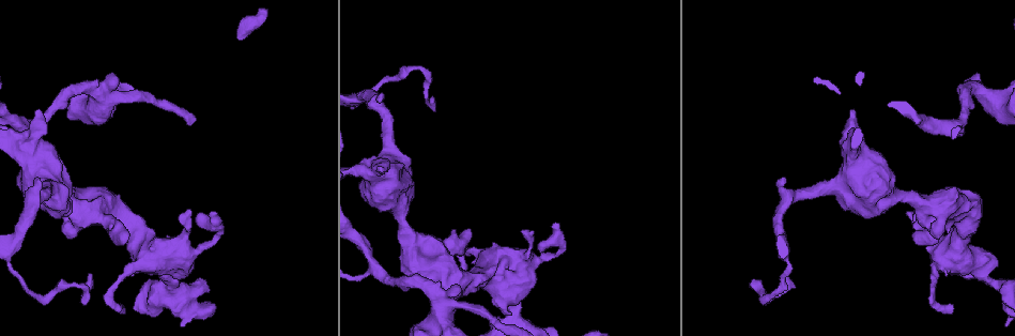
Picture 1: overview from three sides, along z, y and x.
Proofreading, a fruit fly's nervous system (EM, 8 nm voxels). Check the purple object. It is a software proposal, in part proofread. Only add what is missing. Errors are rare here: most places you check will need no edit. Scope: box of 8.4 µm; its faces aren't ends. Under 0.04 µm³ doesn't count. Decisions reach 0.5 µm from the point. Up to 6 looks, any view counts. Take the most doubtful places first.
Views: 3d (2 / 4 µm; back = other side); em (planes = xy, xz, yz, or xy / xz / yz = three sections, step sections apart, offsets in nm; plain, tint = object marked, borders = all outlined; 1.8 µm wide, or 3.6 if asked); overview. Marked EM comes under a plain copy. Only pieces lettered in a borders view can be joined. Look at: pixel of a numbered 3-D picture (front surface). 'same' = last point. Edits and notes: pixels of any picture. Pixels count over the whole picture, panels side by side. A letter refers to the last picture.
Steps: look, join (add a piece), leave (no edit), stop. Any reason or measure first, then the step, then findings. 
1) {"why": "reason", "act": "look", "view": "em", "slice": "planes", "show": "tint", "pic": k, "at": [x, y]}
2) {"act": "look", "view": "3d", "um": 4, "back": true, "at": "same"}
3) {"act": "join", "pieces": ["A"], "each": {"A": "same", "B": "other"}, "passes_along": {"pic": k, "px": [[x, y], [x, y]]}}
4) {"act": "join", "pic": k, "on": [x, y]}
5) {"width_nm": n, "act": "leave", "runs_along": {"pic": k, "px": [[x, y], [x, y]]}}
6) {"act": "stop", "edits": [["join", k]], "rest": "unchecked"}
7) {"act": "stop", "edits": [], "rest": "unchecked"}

{"act": "look", "view": "3d", "um": 4, "back": true, "pic": 1, "at": [172, 286]}

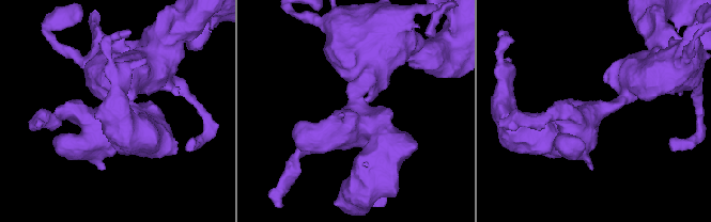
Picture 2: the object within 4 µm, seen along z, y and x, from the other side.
{"arms": 3, "arm_widths_nm": [420, 480, 500], "why": "need the tissue", "act": "look", "view": "em", "um": 3.6, "slice": "planes", "show": "borders", "pic": 2, "at": [595, 112]}

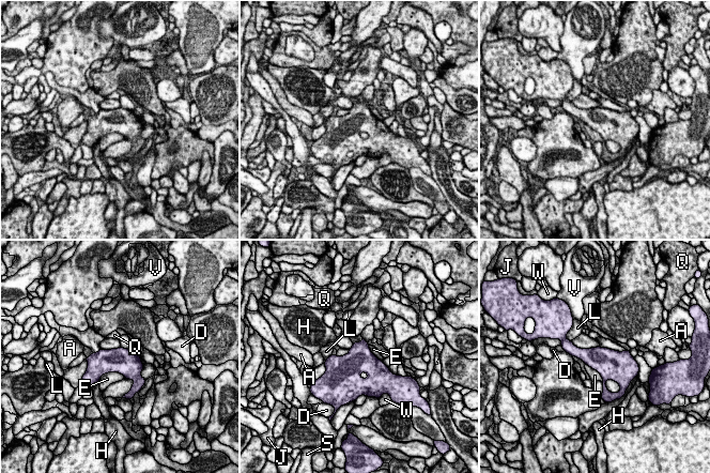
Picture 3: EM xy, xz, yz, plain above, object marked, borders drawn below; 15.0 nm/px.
{"width_nm": 380, "longest_contact_nm": ["S", 460], "act": "leave", "each": {"A": "other", "D": "other", "E": "other", "H": "other", "J": "other", "L": "other", "Q": "other", "S": "other", "V": "other", "W": "other"}, "found": "none of them fits"}

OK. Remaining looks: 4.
{"why": "sharp bend", "act": "look", "view": "em", "um": 3.6, "slice": "planes", "show": "borders", "pic": 1, "at": [420, 241]}

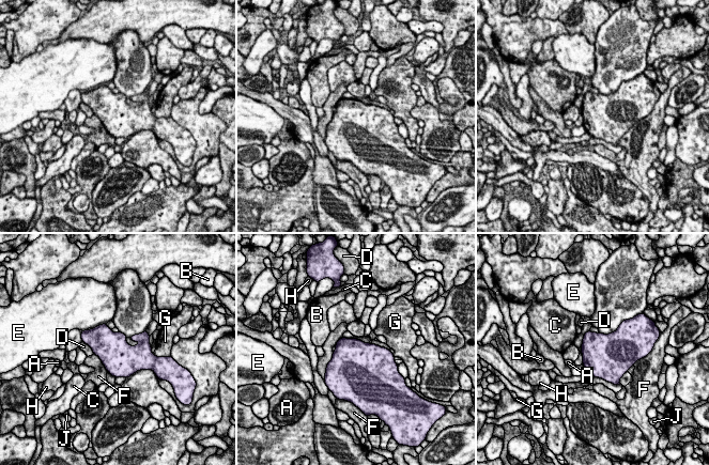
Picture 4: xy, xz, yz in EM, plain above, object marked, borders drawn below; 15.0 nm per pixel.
{"act": "leave", "each": {"A": "other", "B": "other", "C": "other", "D": "other", "E": "other", "F": "other", "G": "other", "H": "other", "J": "other"}, "border": {"pic": 4, "px": [[94, 353], [108, 372]]}, "found": "none of them fits"}

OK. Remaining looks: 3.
{"why": "calibre changes", "act": "look", "view": "3d", "um": 4, "pic": 1, "at": [858, 162]}

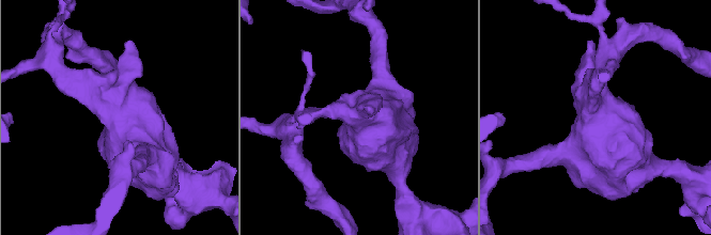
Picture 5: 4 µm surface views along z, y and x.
{"why": "shape alone is not enough", "act": "look", "view": "em", "um": 3.6, "slice": "xz", "step": 16, "show": "borders", "pic": 5, "at": [596, 116]}

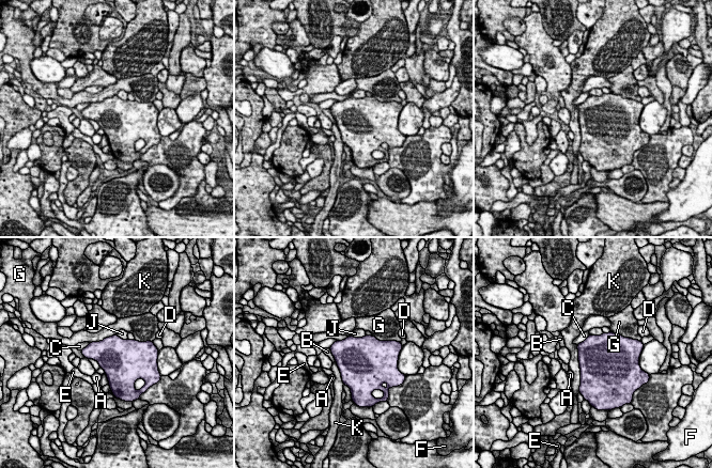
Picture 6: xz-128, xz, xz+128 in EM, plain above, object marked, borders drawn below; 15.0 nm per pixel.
{"width_nm": 600, "act": "leave", "each": {"A": "other", "B": "other", "C": "other", "D": "other", "E": "other", "F": "other", "G": "other", "J": "other", "K": "other"}, "border": {"pic": 6, "px": [[576, 345], [579, 362], [579, 389]]}, "found": "none of them fits"}

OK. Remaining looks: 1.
{"act": "stop", "edits": [], "rest": "unchecked"}

